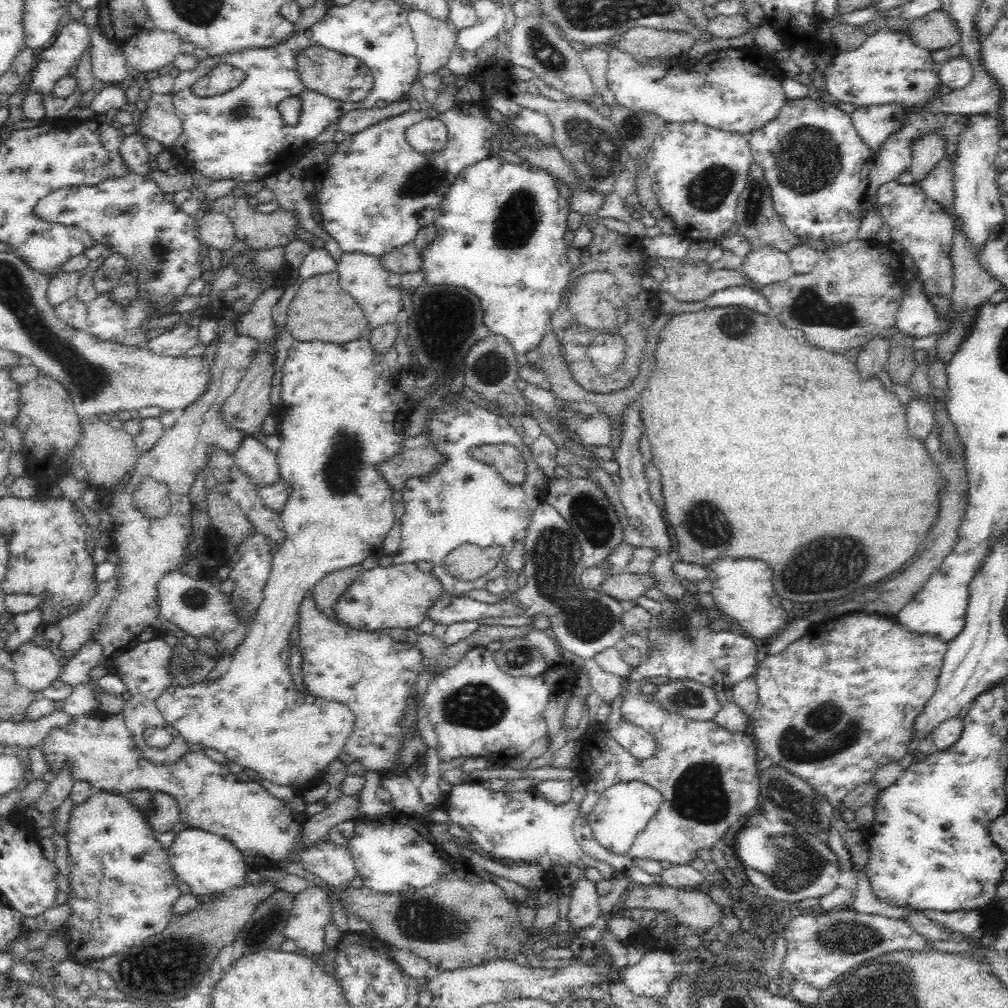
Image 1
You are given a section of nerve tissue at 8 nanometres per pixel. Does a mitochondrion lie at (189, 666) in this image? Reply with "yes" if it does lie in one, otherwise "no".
yes

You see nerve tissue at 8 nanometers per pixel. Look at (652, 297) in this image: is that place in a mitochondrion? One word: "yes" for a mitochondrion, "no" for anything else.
no

